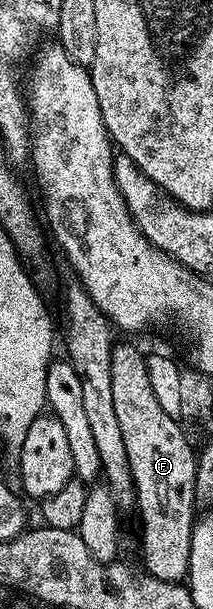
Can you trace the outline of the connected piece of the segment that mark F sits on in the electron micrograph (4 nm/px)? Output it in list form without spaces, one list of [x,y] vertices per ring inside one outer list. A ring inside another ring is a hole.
[[[120,342],[113,349],[113,405],[117,412],[117,422],[121,424],[121,434],[125,437],[125,453],[129,453],[129,469],[133,469],[133,481],[135,482],[135,507],[139,511],[139,527],[143,532],[139,535],[139,551],[143,554],[142,570],[148,575],[157,577],[161,581],[169,583],[178,583],[186,580],[187,570],[189,569],[189,549],[191,548],[191,538],[193,537],[193,529],[197,518],[197,500],[195,497],[195,464],[197,462],[196,448],[191,448],[191,443],[187,440],[187,435],[183,432],[182,422],[179,419],[169,417],[169,413],[165,413],[165,409],[161,409],[161,404],[157,401],[157,396],[153,394],[153,389],[149,385],[149,369],[144,352],[139,352],[137,348],[130,347],[129,344]]]

